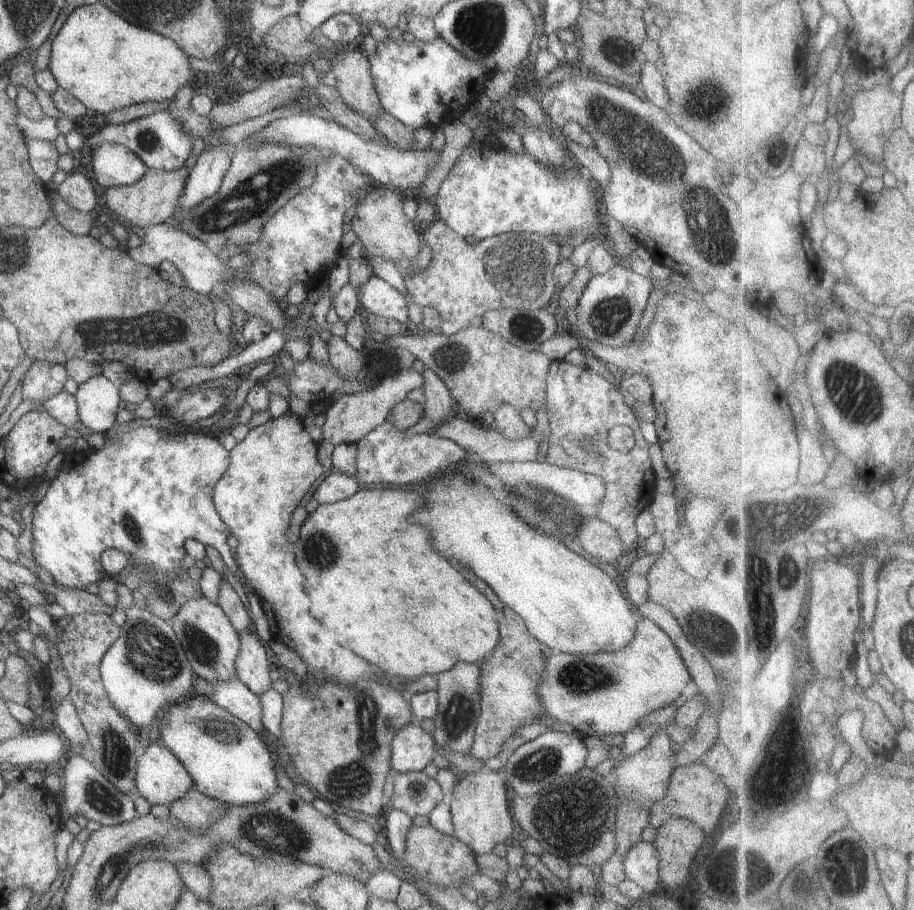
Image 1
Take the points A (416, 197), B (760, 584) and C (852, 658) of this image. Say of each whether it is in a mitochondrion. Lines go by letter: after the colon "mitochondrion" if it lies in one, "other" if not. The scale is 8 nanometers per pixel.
A: other
B: mitochondrion
C: other

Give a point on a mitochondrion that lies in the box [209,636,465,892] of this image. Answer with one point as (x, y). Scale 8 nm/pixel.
(351, 782)

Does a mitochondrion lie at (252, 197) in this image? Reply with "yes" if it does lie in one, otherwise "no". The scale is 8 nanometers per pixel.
yes

